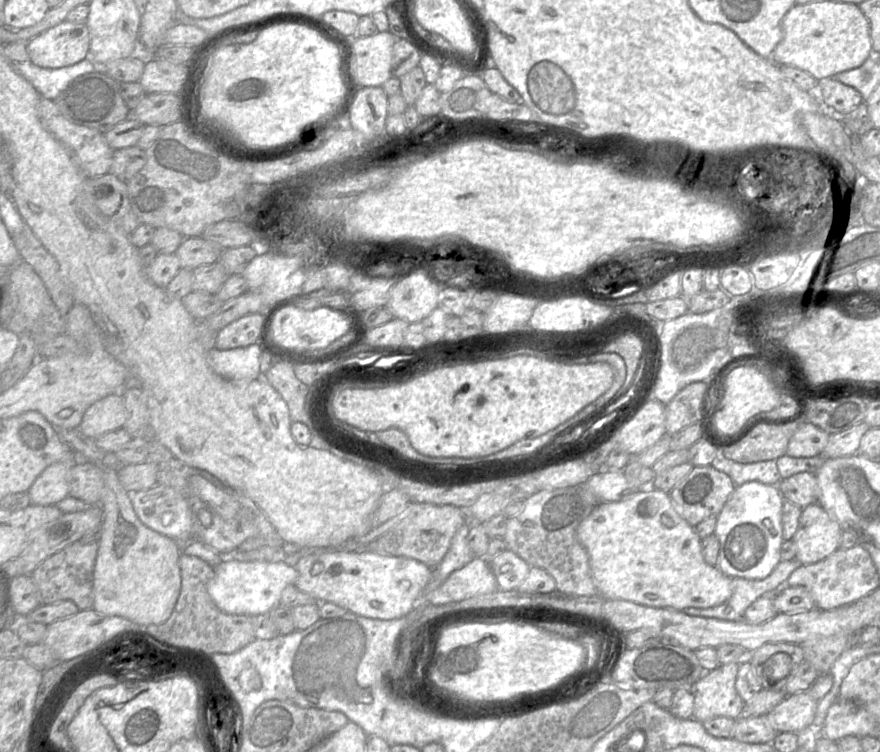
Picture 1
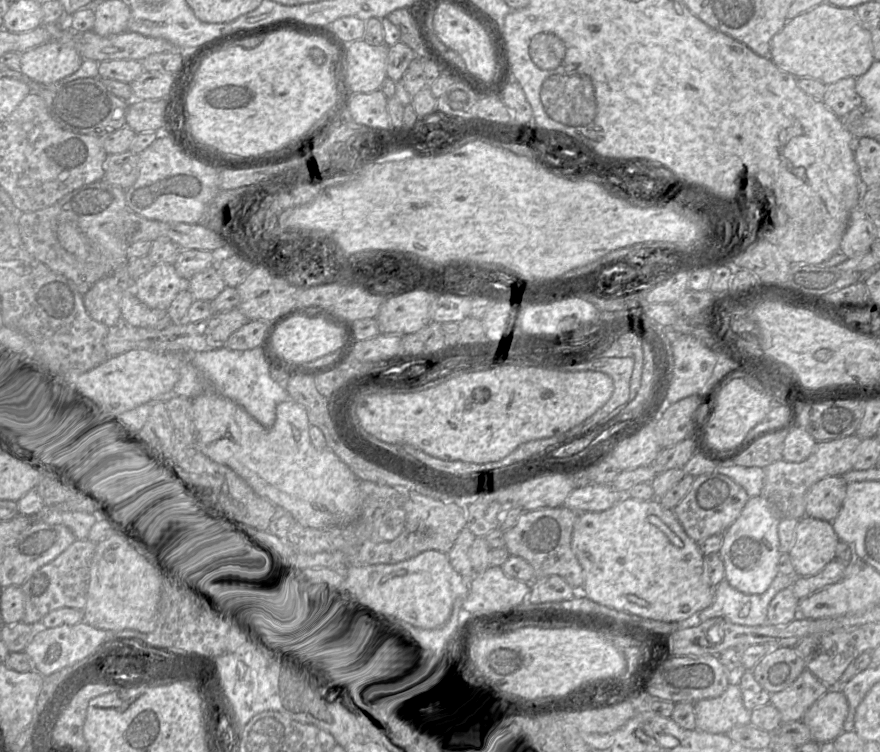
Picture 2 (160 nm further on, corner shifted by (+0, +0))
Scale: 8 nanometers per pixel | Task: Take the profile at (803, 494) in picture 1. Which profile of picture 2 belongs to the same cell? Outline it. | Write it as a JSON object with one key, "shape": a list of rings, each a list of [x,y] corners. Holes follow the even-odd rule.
{"shape":[[[831,476],[812,485],[806,494],[806,516],[832,522],[842,507],[847,484],[842,476]]]}

